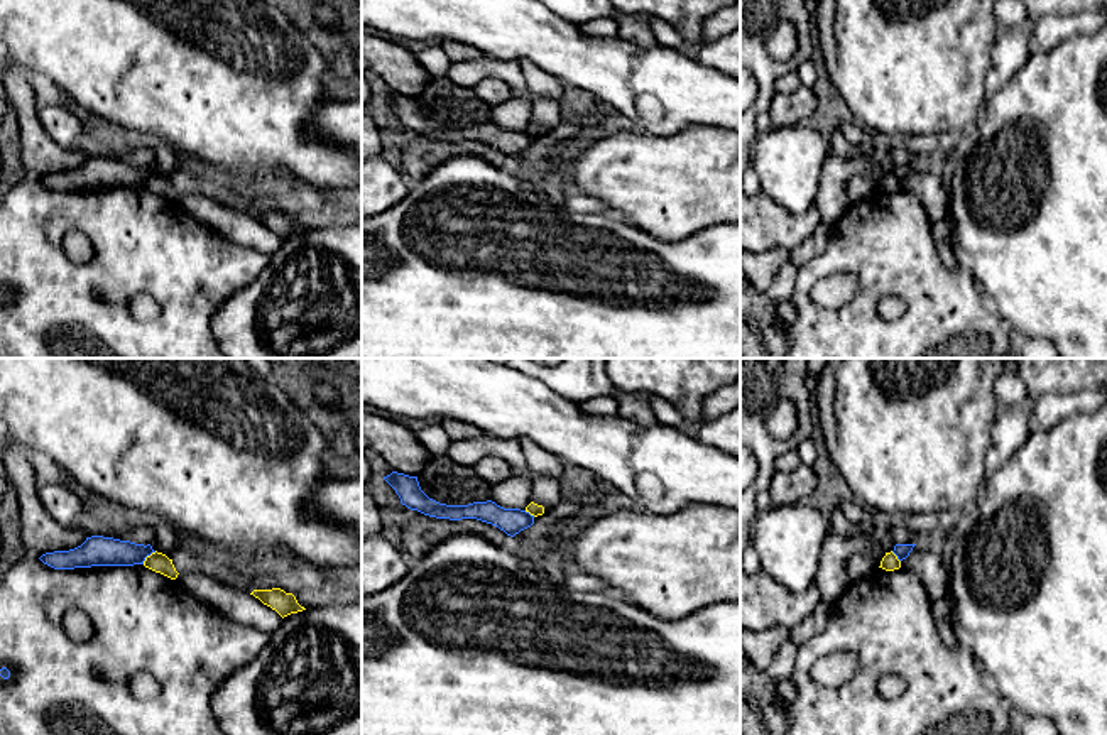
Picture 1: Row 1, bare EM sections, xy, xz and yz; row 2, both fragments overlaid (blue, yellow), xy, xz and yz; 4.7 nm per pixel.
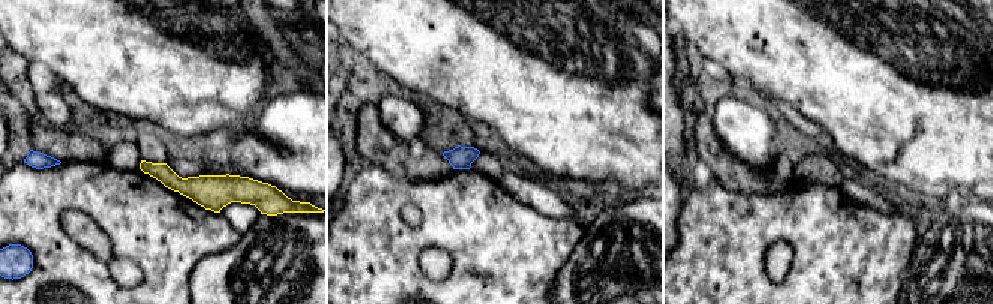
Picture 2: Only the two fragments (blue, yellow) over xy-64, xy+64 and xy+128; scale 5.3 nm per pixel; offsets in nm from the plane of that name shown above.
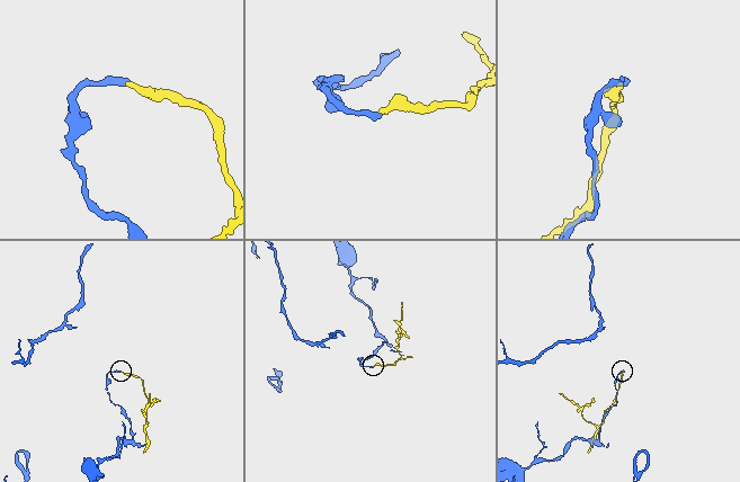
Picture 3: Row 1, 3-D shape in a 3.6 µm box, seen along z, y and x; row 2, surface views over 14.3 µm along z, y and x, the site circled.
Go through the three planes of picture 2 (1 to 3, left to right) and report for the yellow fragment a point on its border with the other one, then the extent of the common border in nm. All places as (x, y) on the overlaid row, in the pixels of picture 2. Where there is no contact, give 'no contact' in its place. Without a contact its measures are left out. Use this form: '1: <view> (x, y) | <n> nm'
1: no contact
2: no contact
3: no contact

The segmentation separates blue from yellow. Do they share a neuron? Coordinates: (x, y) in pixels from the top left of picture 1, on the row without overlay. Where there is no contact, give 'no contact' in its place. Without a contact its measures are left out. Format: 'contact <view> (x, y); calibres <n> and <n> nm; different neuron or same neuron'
contact xy (147, 176); calibres 140 and 90 nm; different neuron

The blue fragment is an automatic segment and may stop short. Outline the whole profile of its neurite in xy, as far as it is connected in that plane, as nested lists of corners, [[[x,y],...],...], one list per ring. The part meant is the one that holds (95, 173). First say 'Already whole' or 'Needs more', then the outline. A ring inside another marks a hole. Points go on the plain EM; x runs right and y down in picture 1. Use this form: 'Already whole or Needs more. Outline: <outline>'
Already whole. Outline: [[[91,157],[69,172],[46,174],[39,181],[54,191],[74,191],[91,188],[134,188],[144,186],[155,174],[150,166],[135,166],[113,159]]]

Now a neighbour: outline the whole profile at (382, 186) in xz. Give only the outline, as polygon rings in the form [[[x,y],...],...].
[[[380,155],[362,161],[362,218],[395,206],[407,193],[402,172]]]

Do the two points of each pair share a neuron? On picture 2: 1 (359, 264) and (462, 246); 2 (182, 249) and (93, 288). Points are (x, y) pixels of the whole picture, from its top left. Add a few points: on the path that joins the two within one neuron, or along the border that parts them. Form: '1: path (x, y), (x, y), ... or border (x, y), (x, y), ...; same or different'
1: path (384, 250), (419, 238), (437, 238); same
2: path (131, 207), (66, 201), (53, 214), (53, 237); same

